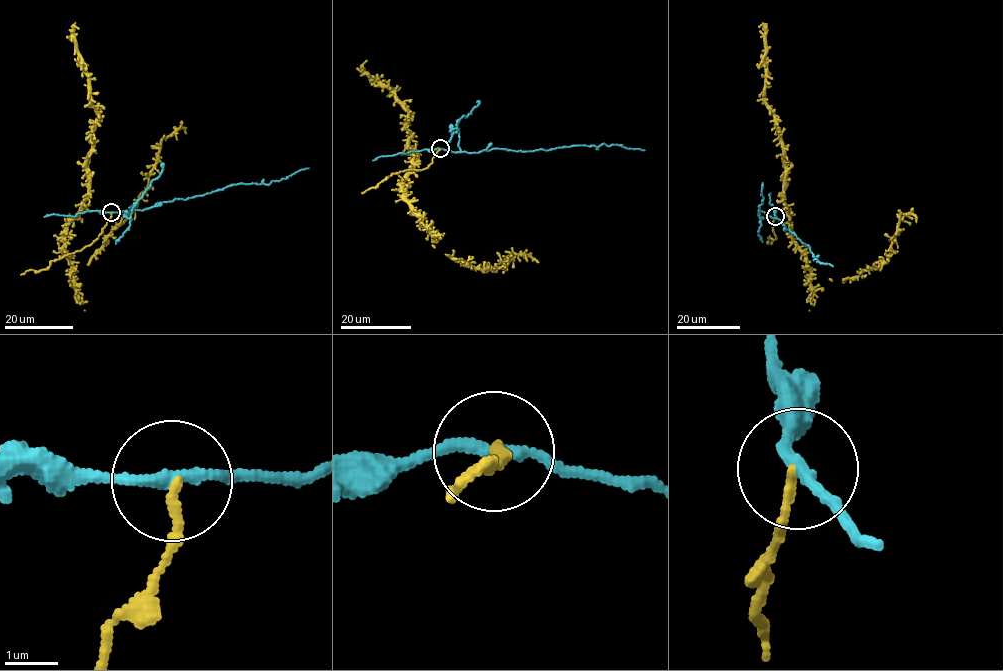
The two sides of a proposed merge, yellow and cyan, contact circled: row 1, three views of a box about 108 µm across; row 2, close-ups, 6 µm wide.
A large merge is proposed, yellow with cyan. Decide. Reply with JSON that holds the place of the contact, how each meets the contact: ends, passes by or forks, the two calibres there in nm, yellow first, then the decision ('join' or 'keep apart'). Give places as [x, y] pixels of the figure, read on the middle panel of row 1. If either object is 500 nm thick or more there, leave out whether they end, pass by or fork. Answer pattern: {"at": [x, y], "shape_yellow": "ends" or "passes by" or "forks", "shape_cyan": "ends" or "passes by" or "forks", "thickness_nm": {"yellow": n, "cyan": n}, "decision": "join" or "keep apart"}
{"at": [440, 148], "shape_yellow": "ends", "shape_cyan": "passes by", "thickness_nm": {"yellow": 170, "cyan": 220}, "decision": "keep apart"}

